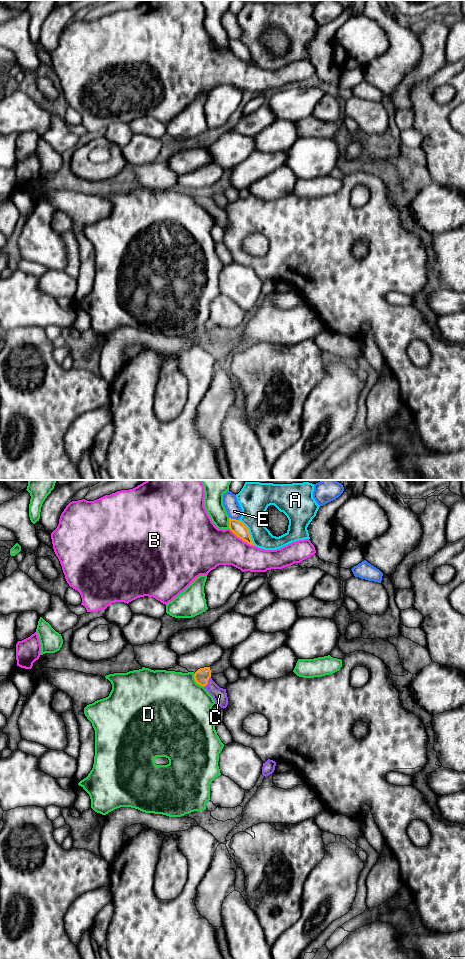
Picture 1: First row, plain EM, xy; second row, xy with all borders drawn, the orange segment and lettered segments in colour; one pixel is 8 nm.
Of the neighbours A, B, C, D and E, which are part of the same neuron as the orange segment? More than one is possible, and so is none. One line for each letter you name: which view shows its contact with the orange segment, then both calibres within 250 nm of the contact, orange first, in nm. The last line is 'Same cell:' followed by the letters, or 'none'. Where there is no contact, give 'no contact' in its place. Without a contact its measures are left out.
C: contact in xy; calibres 120 and 120 nm
Same cell: C

